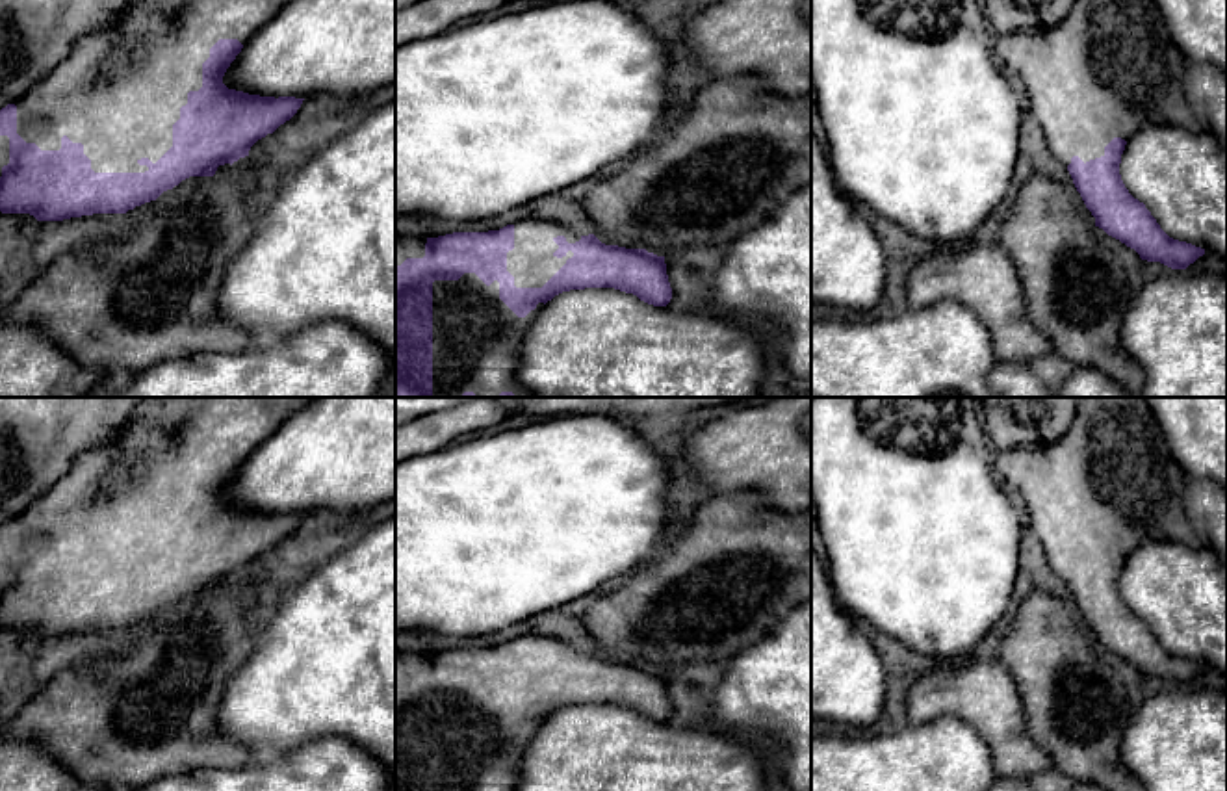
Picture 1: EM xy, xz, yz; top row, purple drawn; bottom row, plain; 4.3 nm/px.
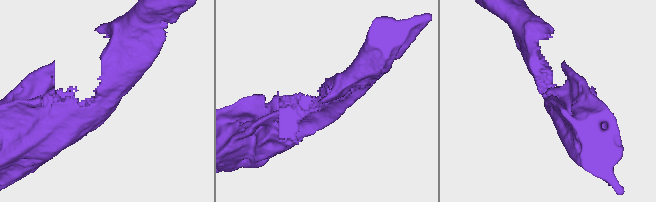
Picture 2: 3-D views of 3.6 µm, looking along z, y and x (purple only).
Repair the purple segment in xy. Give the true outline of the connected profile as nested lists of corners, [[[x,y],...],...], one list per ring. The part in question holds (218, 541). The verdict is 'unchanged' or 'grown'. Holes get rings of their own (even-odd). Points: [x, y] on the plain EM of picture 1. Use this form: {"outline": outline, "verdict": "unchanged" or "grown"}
{"outline": [[[150,397],[136,407],[128,423],[106,444],[82,451],[69,472],[15,520],[0,525],[0,628],[30,629],[37,637],[63,637],[93,629],[126,629],[156,616],[189,592],[213,592],[219,581],[249,572],[251,563],[290,537],[304,514],[260,512],[228,505],[223,492],[254,447],[273,436],[278,427],[314,397]]], "verdict": "grown"}

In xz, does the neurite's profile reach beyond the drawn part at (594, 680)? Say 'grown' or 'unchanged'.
grown

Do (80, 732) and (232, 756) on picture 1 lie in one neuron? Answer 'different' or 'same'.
same

